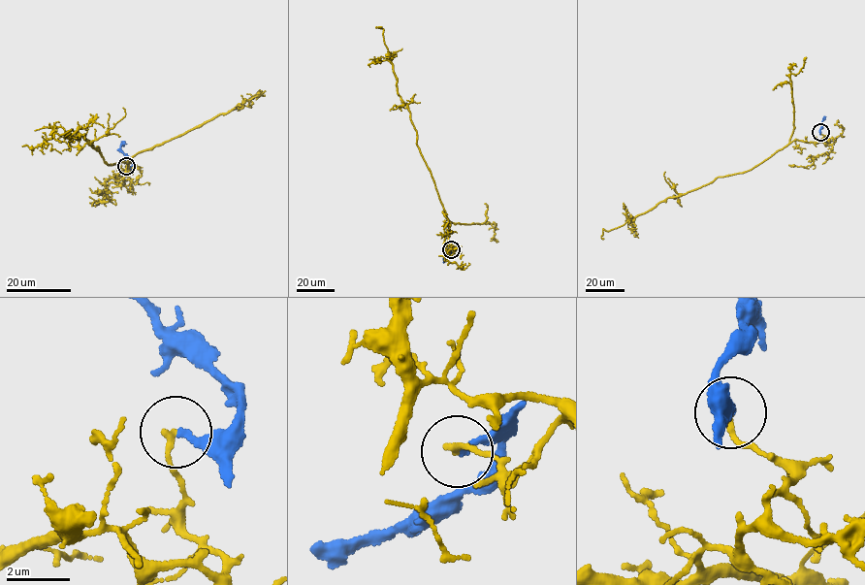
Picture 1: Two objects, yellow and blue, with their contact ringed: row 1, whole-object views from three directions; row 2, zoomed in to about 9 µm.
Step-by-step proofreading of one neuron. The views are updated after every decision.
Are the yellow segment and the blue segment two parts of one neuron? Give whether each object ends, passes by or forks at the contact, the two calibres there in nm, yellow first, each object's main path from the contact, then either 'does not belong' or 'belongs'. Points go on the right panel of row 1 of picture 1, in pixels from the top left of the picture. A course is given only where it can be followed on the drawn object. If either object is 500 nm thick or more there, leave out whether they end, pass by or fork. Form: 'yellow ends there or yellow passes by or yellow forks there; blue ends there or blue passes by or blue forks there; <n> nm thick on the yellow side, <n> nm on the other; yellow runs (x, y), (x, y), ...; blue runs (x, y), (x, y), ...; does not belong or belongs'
yellow ends there; blue ends there; 200 nm thick on the yellow side, 200 nm on the other; yellow runs (820, 132), (824, 136), (816, 143), (794, 140), (750, 169), (666, 198), (623, 225), (602, 229), (603, 239); blue runs (820, 132), (825, 116); does not belong

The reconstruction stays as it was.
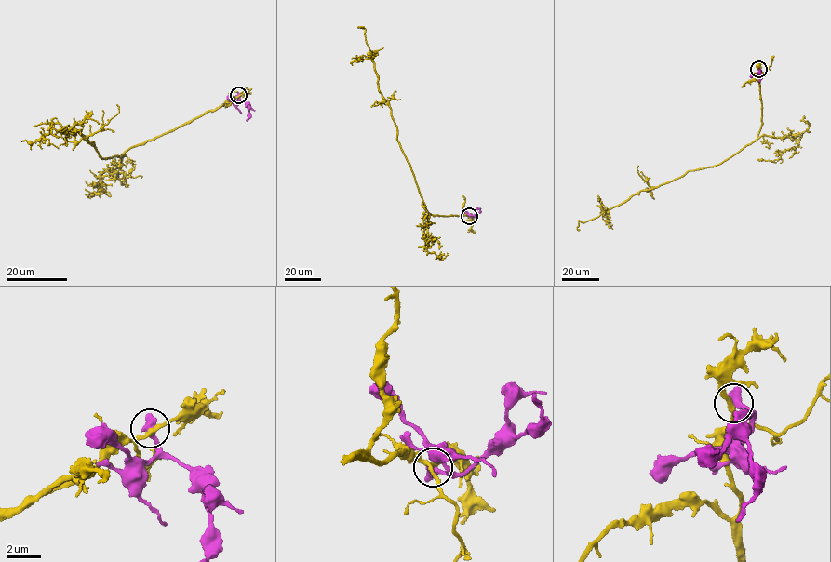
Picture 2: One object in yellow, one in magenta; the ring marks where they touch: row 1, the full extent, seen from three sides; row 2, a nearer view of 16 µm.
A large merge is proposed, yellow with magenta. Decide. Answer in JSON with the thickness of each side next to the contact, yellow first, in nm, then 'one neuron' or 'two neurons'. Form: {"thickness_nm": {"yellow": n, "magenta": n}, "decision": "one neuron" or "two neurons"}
{"thickness_nm": {"yellow": 240, "magenta": 600}, "decision": "two neurons"}

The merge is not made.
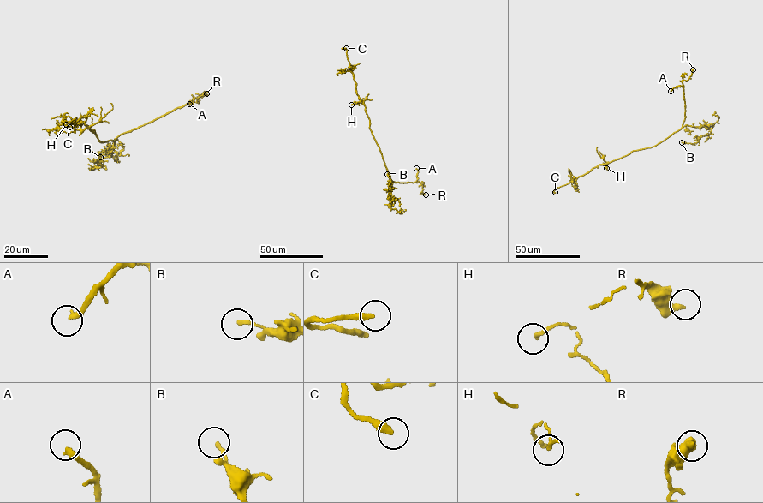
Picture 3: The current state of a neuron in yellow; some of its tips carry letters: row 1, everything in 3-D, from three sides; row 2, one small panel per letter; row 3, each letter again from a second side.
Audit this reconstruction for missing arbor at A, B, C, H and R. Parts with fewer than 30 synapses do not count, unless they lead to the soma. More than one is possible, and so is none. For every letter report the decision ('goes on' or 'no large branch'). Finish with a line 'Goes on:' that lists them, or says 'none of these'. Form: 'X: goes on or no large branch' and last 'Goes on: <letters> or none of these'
A: goes on
B: no large branch
C: goes on
H: no large branch
R: no large branch
Goes on: A, C

